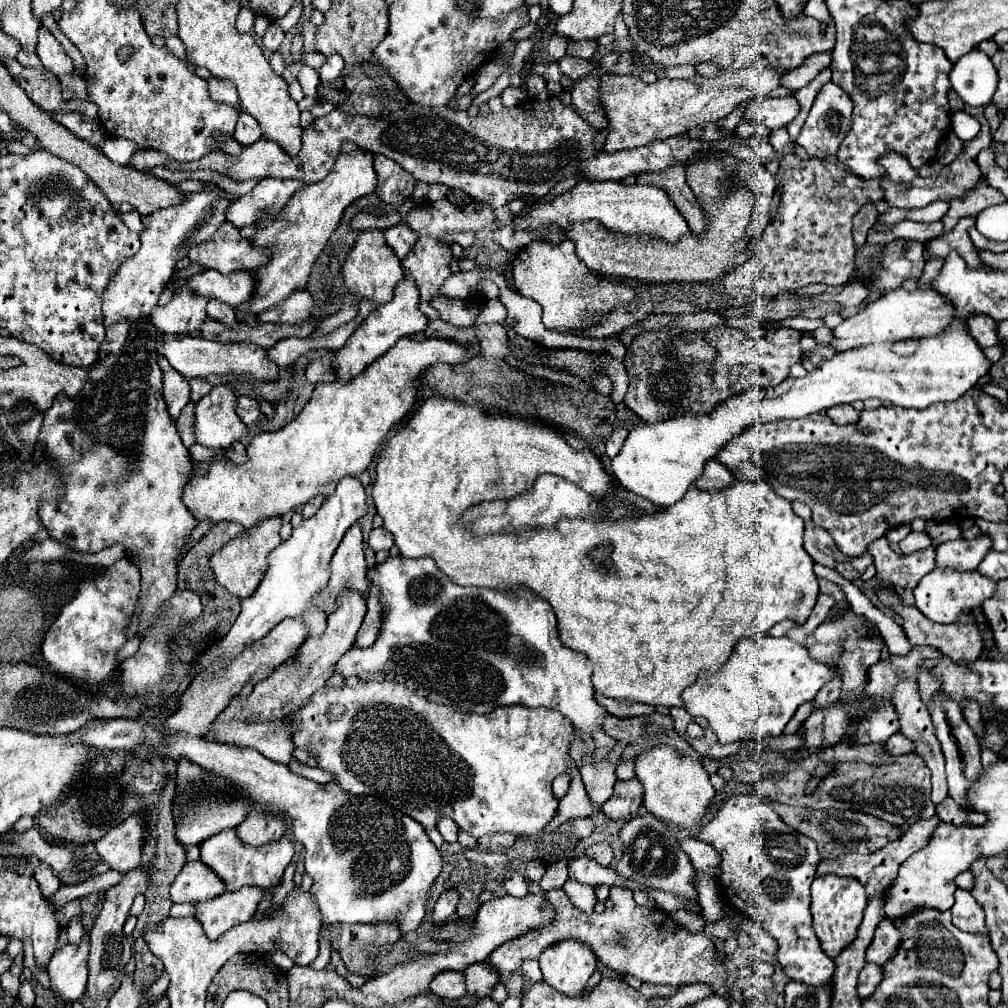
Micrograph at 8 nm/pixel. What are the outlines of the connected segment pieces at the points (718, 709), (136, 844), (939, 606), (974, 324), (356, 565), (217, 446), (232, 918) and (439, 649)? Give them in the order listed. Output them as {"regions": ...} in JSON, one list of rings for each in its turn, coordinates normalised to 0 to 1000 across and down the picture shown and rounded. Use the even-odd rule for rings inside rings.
{"regions":[[[[753,631],[735,637],[711,667],[693,671],[697,681],[682,687],[688,692],[682,704],[686,710],[701,712],[715,738],[737,732],[775,730],[793,698],[807,694],[824,673],[826,665],[816,657],[805,655],[797,639],[781,631]]],[[[128,810],[124,817],[114,819],[100,833],[94,835],[94,845],[100,853],[120,867],[138,859],[138,841],[142,837],[142,817],[138,810]]],[[[943,563],[922,567],[906,585],[908,595],[910,595],[910,603],[922,615],[926,615],[930,619],[947,619],[947,617],[951,617],[953,609],[969,605],[985,587],[987,587],[987,577],[985,575],[977,575],[967,565],[965,567],[947,567]]],[[[963,312],[957,317],[957,325],[959,329],[967,335],[967,339],[973,345],[979,343],[987,343],[989,341],[989,329],[987,329],[987,317],[983,313],[977,312]]],[[[352,518],[340,532],[330,556],[328,556],[328,575],[322,585],[313,591],[311,599],[318,603],[324,611],[336,601],[340,585],[362,589],[366,585],[366,575],[362,573],[364,560],[360,554],[360,534],[358,520]]],[[[217,381],[193,401],[193,437],[199,442],[205,442],[209,446],[225,446],[233,437],[239,435],[239,431],[245,429],[245,425],[233,411],[233,397],[235,391],[231,391],[223,381]]],[[[239,881],[237,885],[223,885],[211,893],[195,895],[193,911],[199,915],[207,933],[215,933],[231,919],[251,911],[261,883],[257,881]]],[[[400,552],[384,554],[380,560],[372,562],[372,579],[378,583],[378,597],[382,601],[376,635],[362,645],[348,643],[332,659],[332,667],[340,673],[360,667],[398,667],[441,690],[447,690],[447,694],[459,706],[483,708],[493,700],[505,698],[517,698],[525,702],[541,700],[545,704],[557,706],[568,716],[572,724],[580,728],[596,722],[596,714],[602,706],[598,706],[588,690],[588,659],[582,655],[582,651],[564,647],[564,643],[555,639],[549,603],[541,595],[531,593],[529,587],[459,583],[443,575],[443,571],[432,562],[428,554],[408,556]]]]}

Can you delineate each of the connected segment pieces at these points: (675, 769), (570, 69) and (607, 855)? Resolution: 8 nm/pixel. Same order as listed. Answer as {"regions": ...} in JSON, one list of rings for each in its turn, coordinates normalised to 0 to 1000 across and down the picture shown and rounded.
{"regions":[[[[650,740],[646,744],[638,744],[630,752],[630,770],[640,784],[638,798],[648,810],[660,812],[676,821],[686,821],[686,825],[697,821],[694,818],[695,812],[699,810],[709,786],[703,776],[703,768],[695,760],[695,756],[679,749],[668,740]]],[[[561,55],[559,58],[554,60],[554,65],[557,71],[568,79],[574,79],[578,77],[578,73],[582,75],[586,69],[594,67],[594,62],[584,62],[584,60],[576,60],[576,58],[569,58]]],[[[596,835],[596,837],[590,837],[590,839],[582,841],[582,843],[580,843],[580,849],[582,849],[582,851],[588,851],[588,853],[590,853],[592,857],[596,857],[596,859],[604,859],[606,853],[608,853],[608,843],[606,843],[604,837]]]]}

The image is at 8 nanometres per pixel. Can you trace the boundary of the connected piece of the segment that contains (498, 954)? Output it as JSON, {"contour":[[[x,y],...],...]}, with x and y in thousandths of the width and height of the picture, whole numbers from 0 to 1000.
{"contour":[[[606,881],[608,903],[600,903],[596,907],[580,907],[572,903],[559,883],[545,883],[539,887],[543,897],[551,903],[549,915],[527,923],[503,937],[497,937],[487,948],[487,958],[497,966],[497,974],[507,972],[509,966],[517,964],[521,952],[535,952],[537,944],[553,935],[570,933],[584,937],[592,952],[612,964],[614,968],[630,968],[636,974],[648,976],[664,976],[670,980],[684,976],[701,976],[709,988],[721,988],[719,976],[719,958],[711,954],[711,938],[709,935],[730,929],[728,920],[731,917],[724,911],[716,911],[709,917],[701,917],[697,925],[684,925],[672,919],[666,909],[654,901],[638,901],[628,895],[628,887],[622,881]]]}

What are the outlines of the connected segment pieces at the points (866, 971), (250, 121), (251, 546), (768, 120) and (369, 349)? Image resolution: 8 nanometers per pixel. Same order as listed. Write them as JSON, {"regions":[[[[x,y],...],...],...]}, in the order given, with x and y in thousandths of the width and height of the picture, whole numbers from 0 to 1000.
{"regions":[[[[858,956],[856,962],[852,964],[852,976],[850,976],[850,984],[852,990],[860,990],[866,986],[868,978],[874,972],[874,958],[872,956]]],[[[237,111],[237,119],[235,119],[235,127],[233,127],[233,133],[231,137],[239,143],[239,145],[245,145],[245,143],[251,143],[259,137],[259,127],[255,123],[255,119],[245,113],[245,111]]],[[[261,514],[257,516],[251,524],[245,526],[245,530],[241,532],[235,532],[233,536],[227,536],[217,548],[213,548],[207,556],[207,562],[213,569],[213,575],[229,589],[237,591],[237,593],[245,593],[249,591],[257,577],[261,575],[265,563],[267,563],[267,558],[265,558],[265,552],[267,548],[271,548],[279,534],[277,534],[277,524],[279,524],[279,516],[277,514]]],[[[781,95],[781,97],[757,97],[755,101],[747,101],[737,115],[761,125],[763,129],[769,129],[781,125],[793,111],[795,103],[791,101],[791,97]]],[[[402,272],[400,278],[392,284],[392,294],[388,300],[372,306],[362,317],[360,321],[348,331],[348,335],[344,337],[344,341],[332,349],[330,353],[330,367],[332,367],[332,377],[334,379],[348,379],[354,371],[358,371],[370,357],[374,357],[376,353],[380,353],[388,343],[392,343],[392,339],[398,333],[406,333],[412,329],[420,329],[424,323],[424,315],[416,310],[414,306],[416,302],[416,288],[412,284],[412,278],[408,276],[408,272]]]]}

